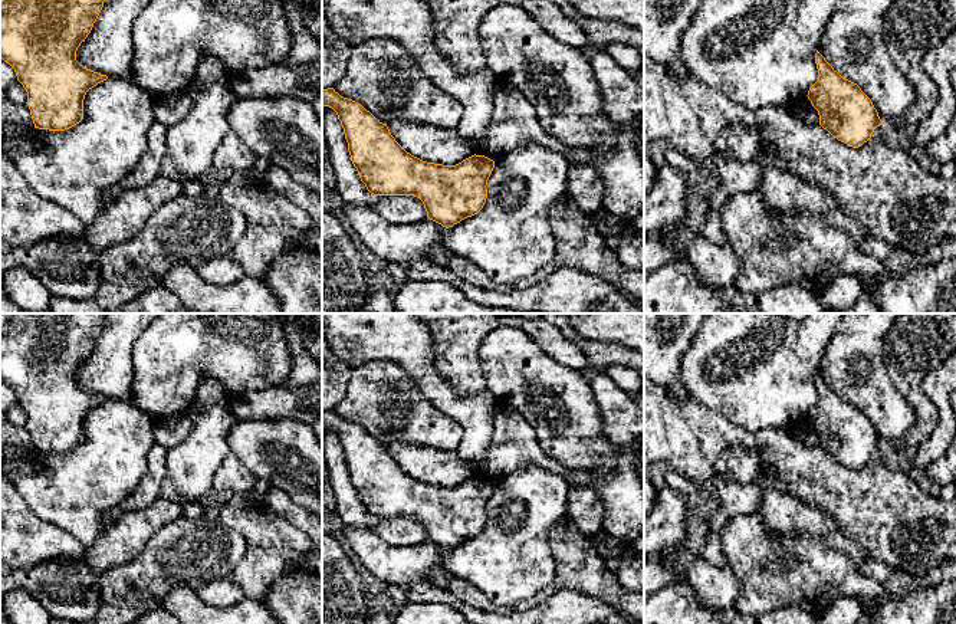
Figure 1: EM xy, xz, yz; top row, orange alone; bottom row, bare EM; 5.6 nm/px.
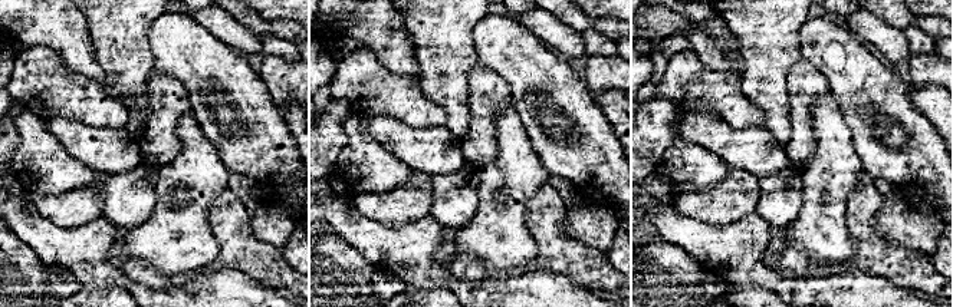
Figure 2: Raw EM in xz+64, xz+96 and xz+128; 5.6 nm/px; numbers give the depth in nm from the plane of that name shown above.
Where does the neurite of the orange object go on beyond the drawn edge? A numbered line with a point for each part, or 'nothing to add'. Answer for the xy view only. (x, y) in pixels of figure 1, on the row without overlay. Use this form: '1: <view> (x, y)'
nothing to add

